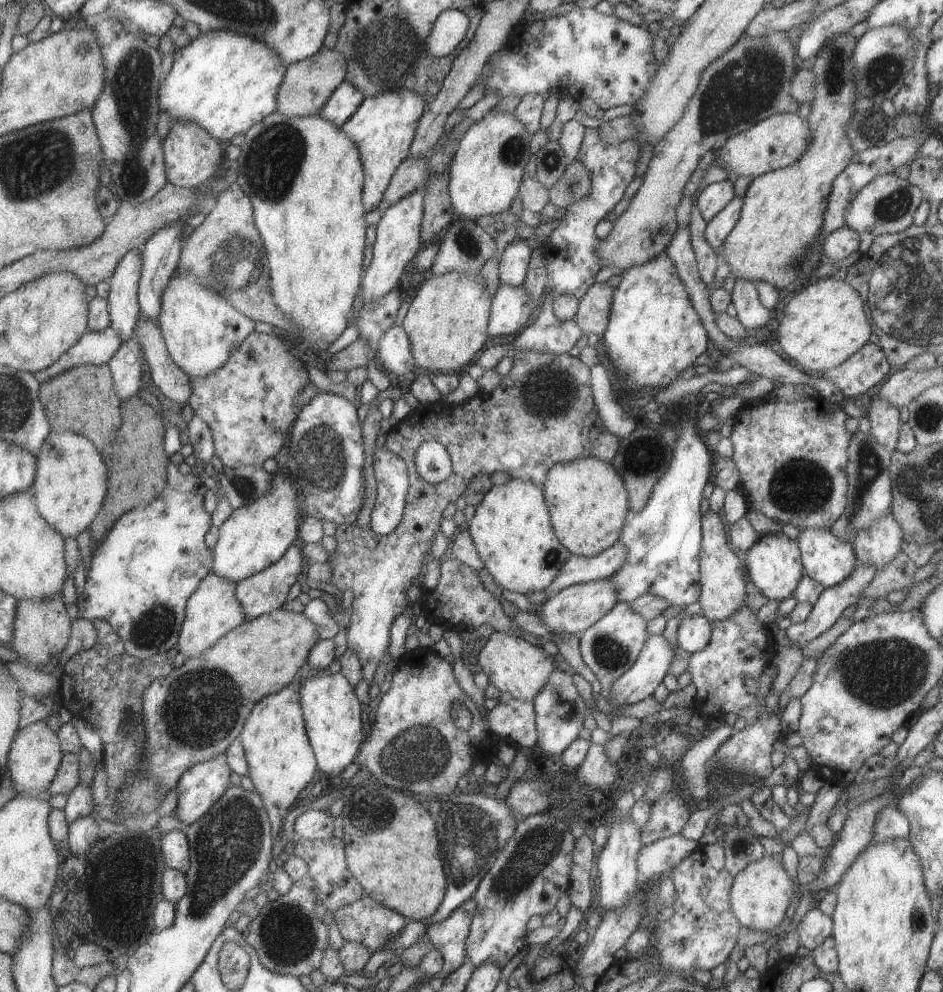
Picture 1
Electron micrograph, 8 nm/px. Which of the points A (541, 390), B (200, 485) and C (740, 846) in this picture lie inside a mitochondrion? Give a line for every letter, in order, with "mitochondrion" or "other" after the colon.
A: mitochondrion
B: other
C: other

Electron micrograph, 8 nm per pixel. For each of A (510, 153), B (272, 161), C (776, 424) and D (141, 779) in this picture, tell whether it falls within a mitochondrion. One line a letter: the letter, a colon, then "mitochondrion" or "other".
A: mitochondrion
B: mitochondrion
C: other
D: mitochondrion

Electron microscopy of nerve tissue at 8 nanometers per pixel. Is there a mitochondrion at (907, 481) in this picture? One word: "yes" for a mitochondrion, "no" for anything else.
yes

